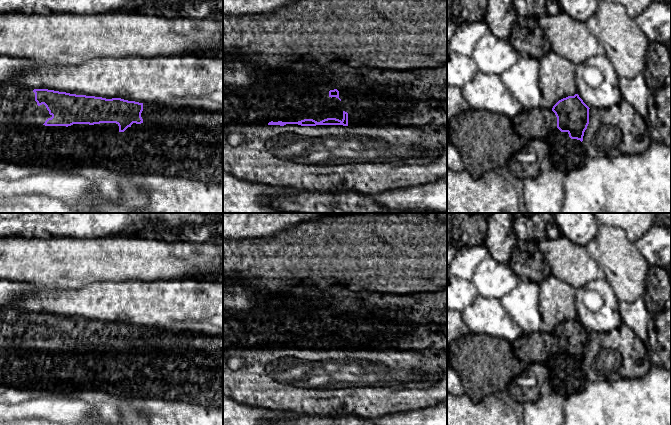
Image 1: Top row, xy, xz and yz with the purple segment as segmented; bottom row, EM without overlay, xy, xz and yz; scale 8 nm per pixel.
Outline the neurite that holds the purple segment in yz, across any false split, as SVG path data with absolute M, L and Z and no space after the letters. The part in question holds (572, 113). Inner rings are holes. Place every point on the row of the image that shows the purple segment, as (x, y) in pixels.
M578 94L563 98L553 106L557 128L542 138L548 146L548 156L554 155L554 142L557 140L571 138L583 141L584 132L589 124L589 109Z

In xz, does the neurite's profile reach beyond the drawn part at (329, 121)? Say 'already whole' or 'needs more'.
needs more

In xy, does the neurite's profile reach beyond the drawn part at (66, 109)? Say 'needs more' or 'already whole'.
needs more

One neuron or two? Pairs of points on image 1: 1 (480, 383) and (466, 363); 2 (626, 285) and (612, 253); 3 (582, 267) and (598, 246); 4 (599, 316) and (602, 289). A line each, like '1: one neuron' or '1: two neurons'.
1: one neuron
2: one neuron
3: two neurons
4: one neuron

